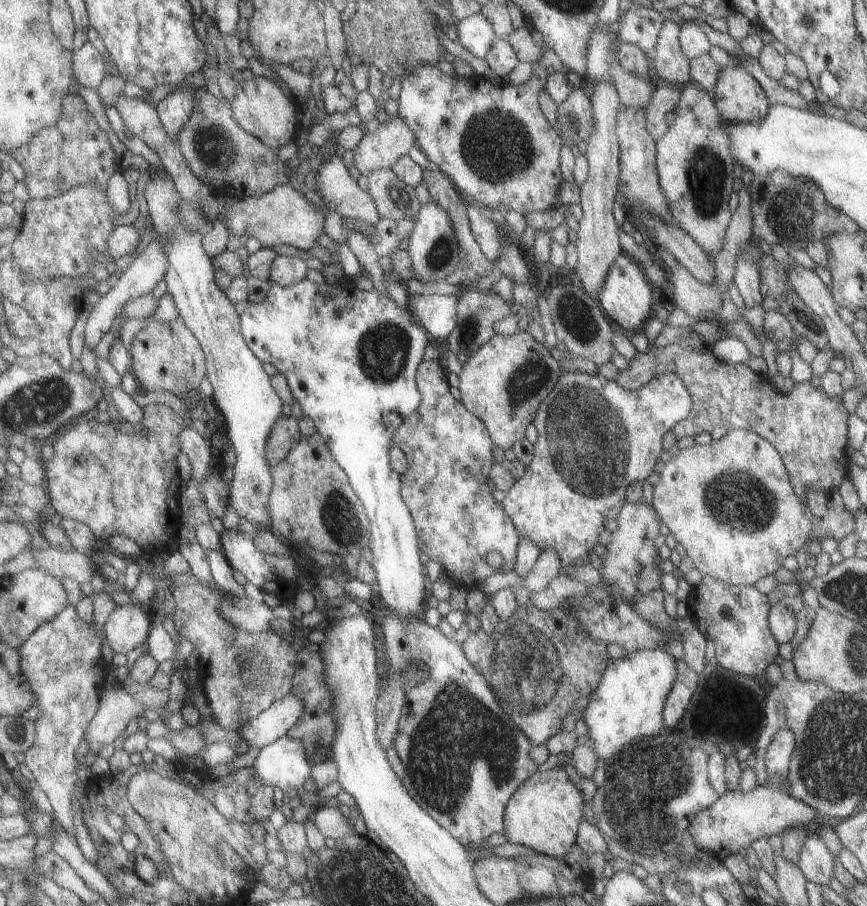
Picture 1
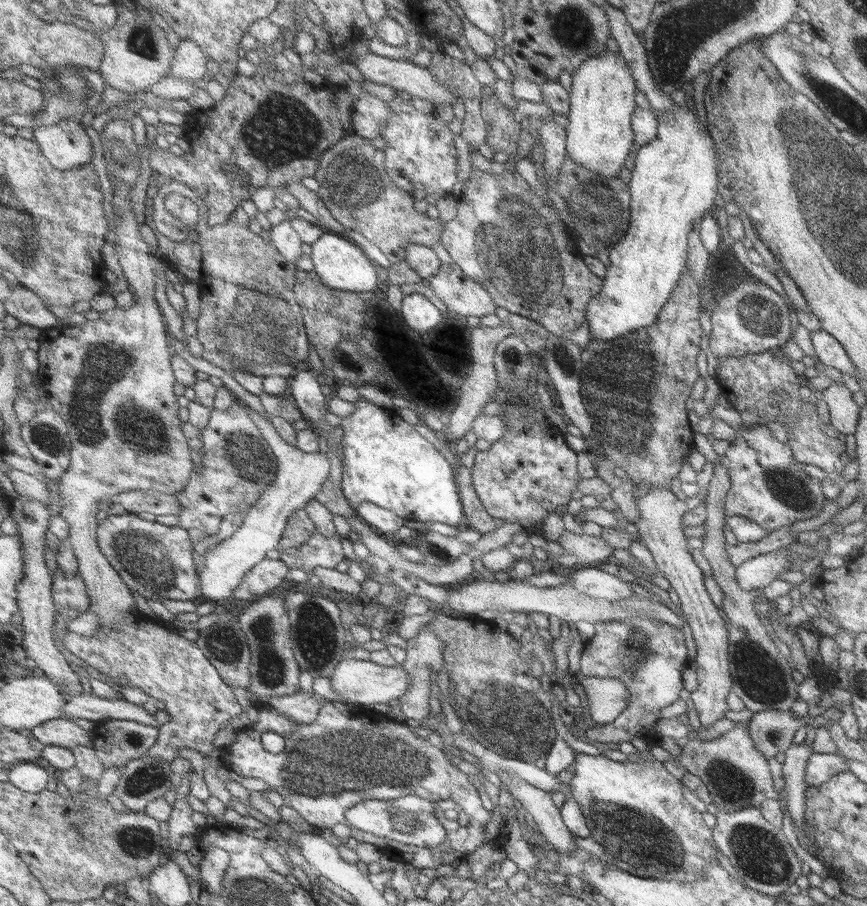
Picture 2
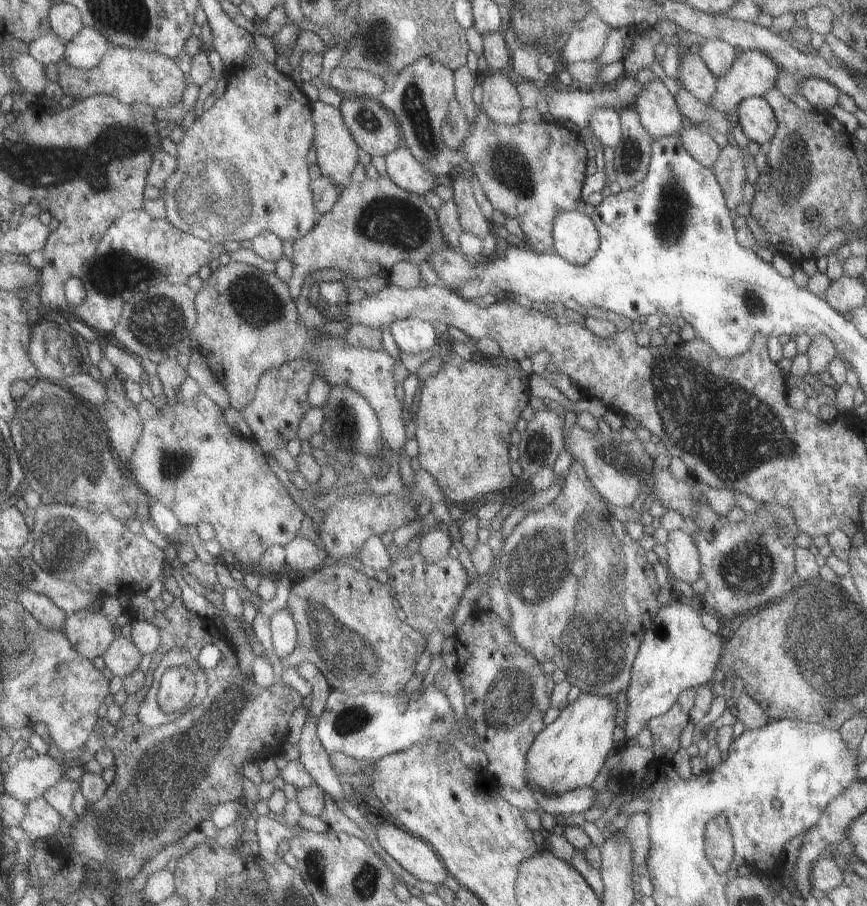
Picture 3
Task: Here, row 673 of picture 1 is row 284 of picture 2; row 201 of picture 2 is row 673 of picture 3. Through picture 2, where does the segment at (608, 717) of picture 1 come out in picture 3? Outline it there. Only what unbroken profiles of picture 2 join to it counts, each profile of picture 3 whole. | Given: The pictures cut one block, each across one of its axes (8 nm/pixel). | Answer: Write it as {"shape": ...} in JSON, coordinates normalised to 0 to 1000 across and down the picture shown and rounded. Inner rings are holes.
{"shape":[[[781,659],[772,667],[764,668],[753,681],[752,690],[747,693],[728,736],[728,753],[722,764],[722,799],[719,801],[723,820],[734,818],[739,804],[753,791],[773,784],[792,760],[820,755],[825,751],[825,742],[833,725],[833,706],[829,699],[822,700],[812,693],[809,677],[810,674],[799,673],[789,660]]]}

